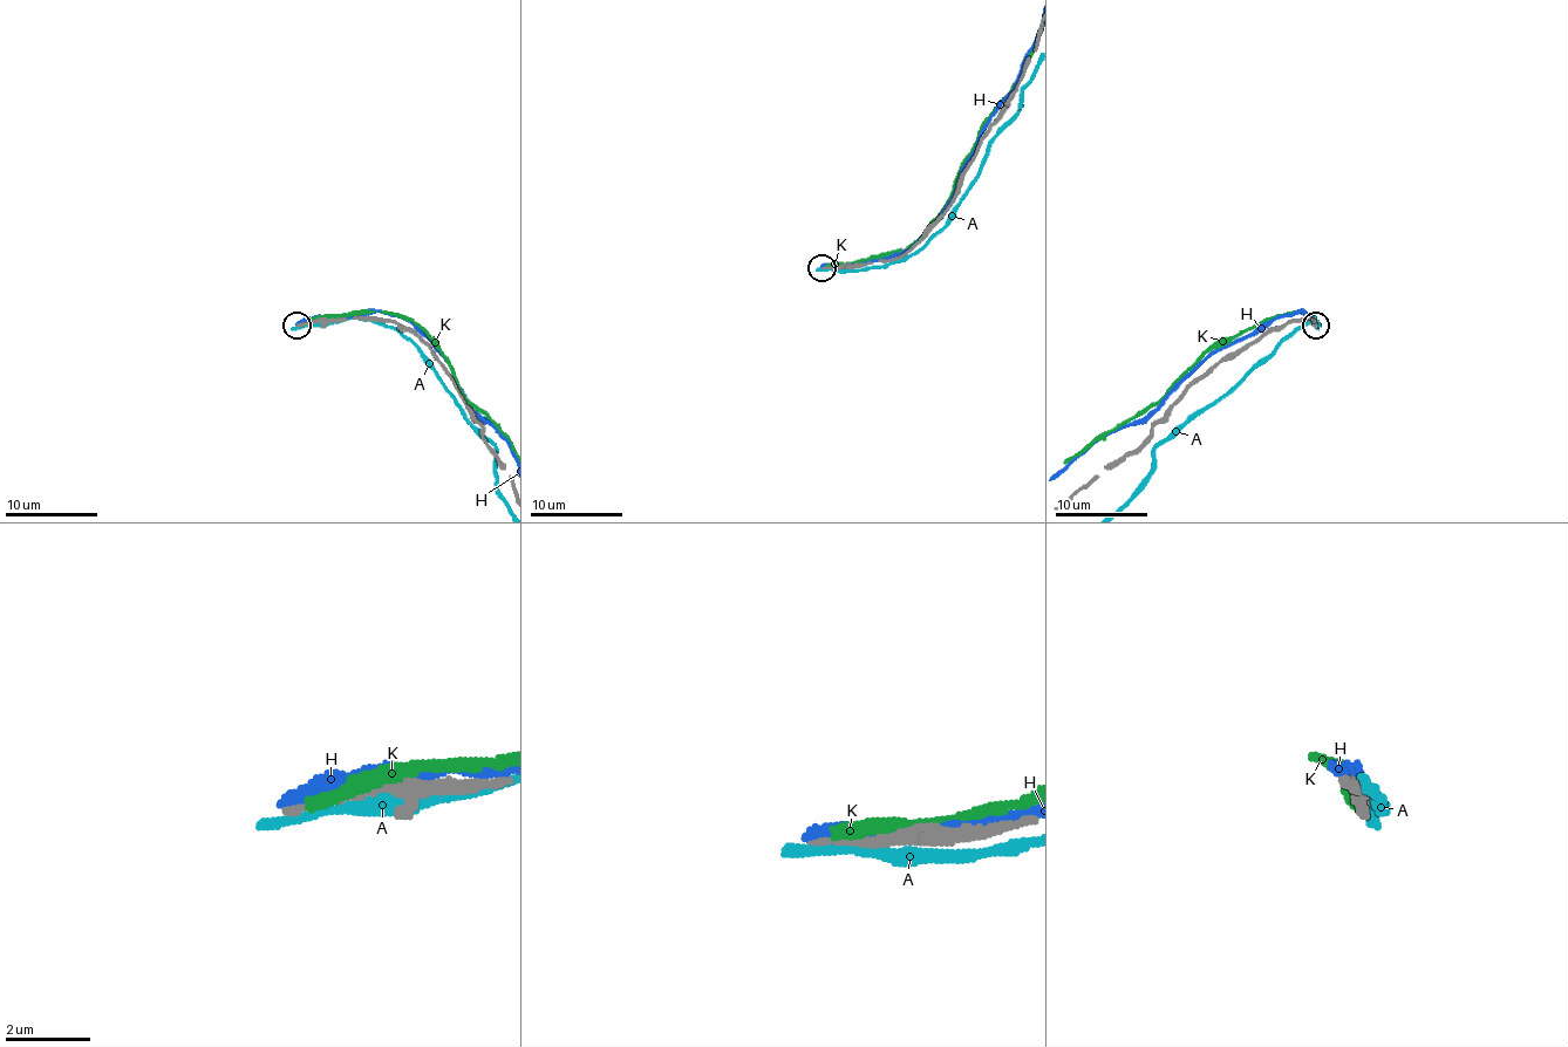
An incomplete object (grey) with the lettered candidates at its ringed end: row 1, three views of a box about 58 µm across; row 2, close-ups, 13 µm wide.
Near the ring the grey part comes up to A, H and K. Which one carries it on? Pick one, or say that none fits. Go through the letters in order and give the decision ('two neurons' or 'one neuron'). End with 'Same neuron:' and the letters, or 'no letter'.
A: two neurons
H: two neurons
K: two neurons
Same neuron: no letter

